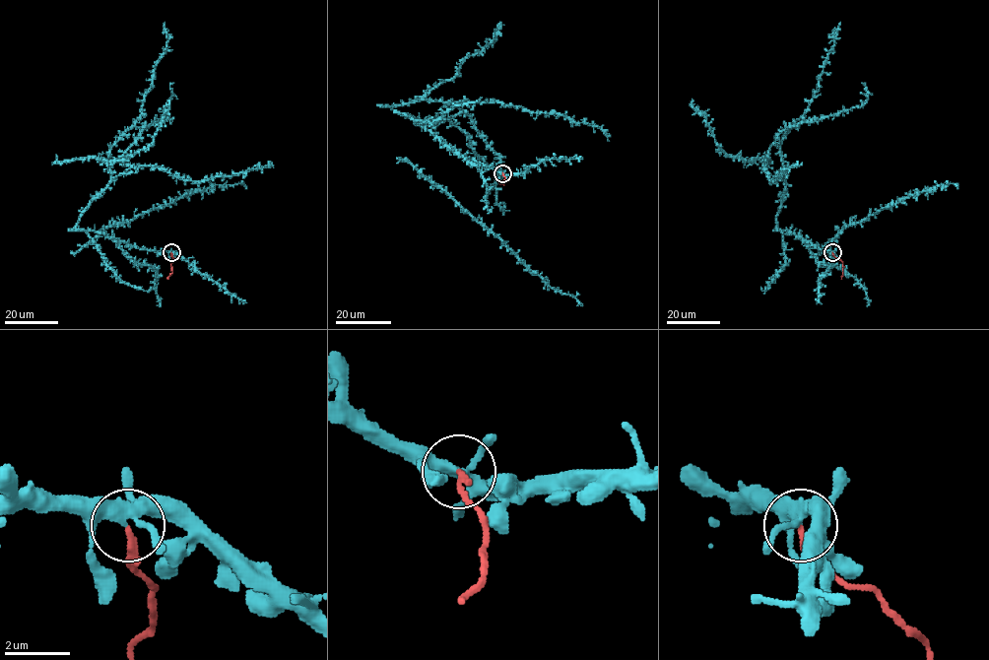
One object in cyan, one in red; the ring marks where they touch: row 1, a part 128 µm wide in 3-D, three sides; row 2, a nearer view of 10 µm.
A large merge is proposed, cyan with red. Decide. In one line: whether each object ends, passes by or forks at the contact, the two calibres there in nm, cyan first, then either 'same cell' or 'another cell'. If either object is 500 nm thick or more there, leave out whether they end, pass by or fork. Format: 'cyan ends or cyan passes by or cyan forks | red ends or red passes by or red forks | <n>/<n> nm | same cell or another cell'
cyan forks | red ends | 280/190 nm | another cell

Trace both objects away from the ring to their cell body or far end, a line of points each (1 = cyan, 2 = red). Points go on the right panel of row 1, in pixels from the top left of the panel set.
1: (832, 252), (777, 228), (785, 187), (780, 142), (793, 125), (770, 147), (765, 172), (775, 181), (802, 163)
2: (832, 252), (843, 263), (841, 279)

